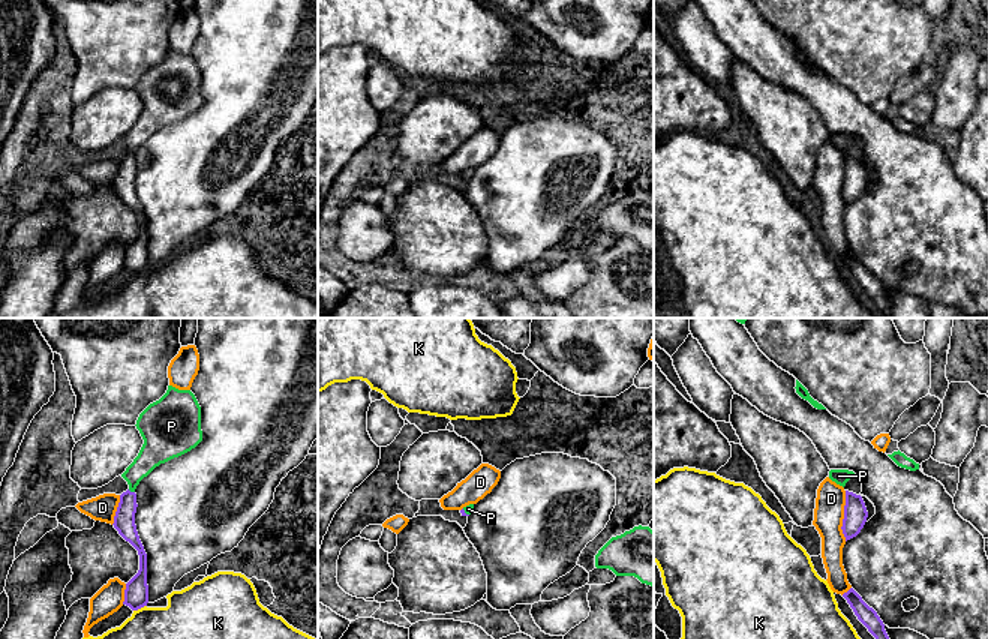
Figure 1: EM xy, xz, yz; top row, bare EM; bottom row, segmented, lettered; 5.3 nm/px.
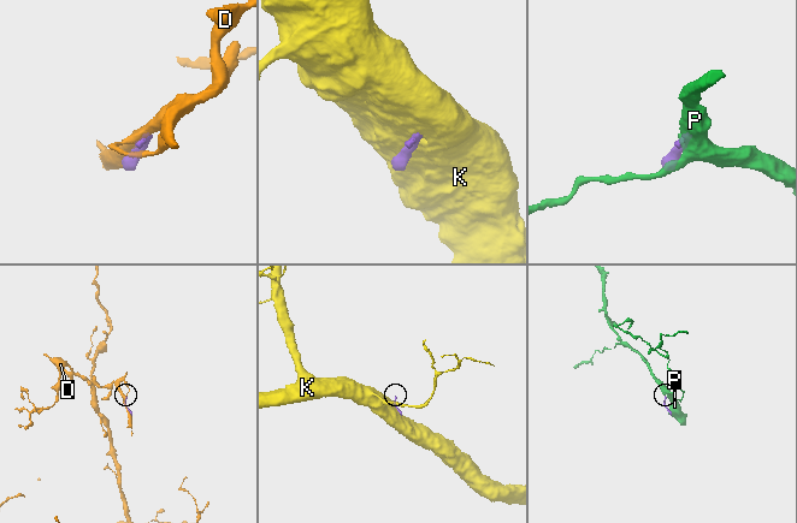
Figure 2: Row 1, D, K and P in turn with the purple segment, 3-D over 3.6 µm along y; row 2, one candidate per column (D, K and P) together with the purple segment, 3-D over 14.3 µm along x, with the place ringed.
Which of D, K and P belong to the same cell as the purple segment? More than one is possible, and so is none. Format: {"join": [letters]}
{"join": ["P"]}

